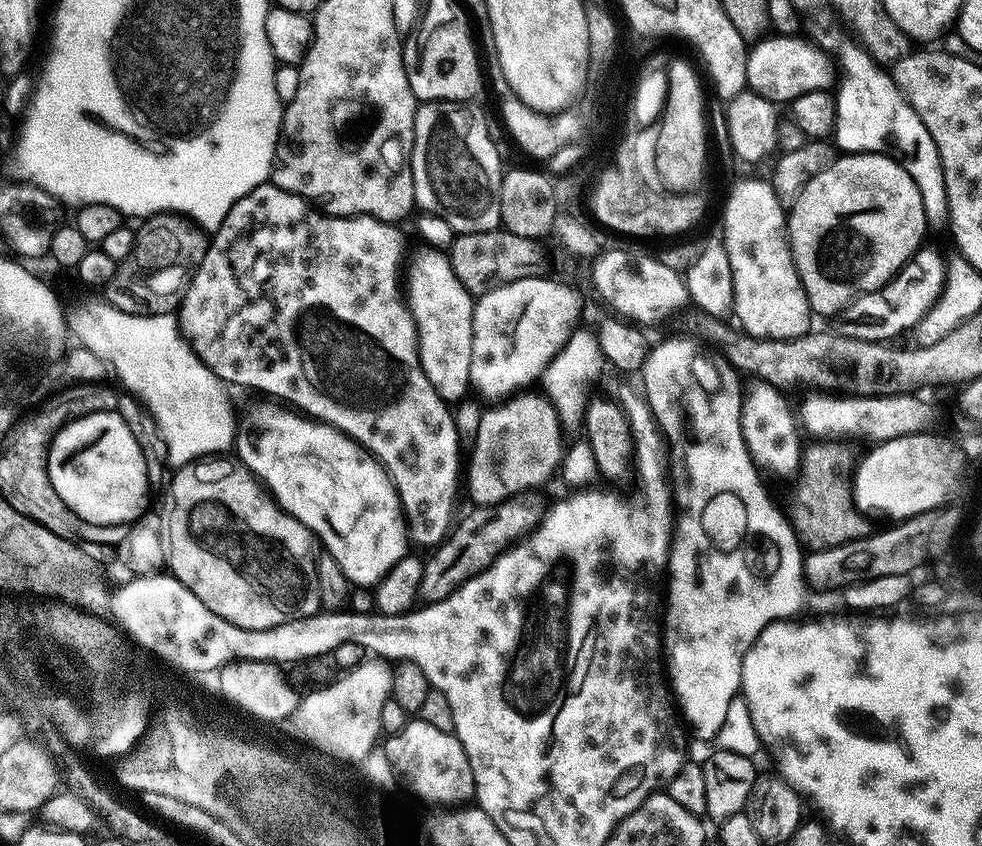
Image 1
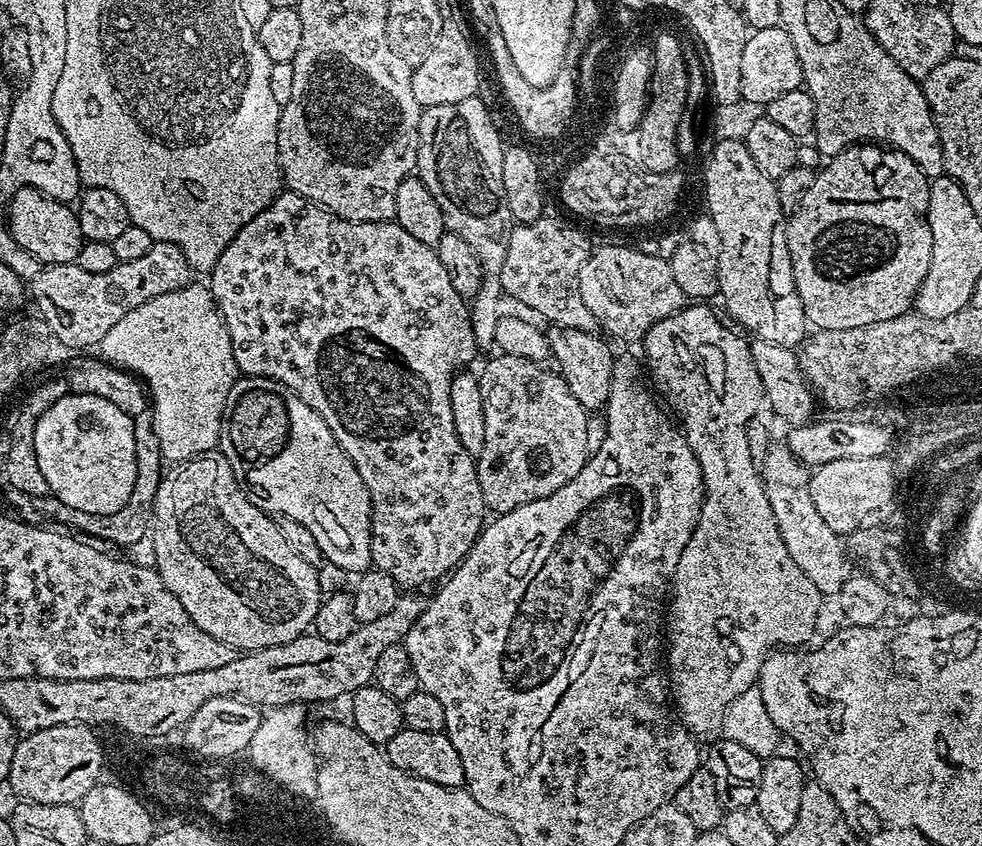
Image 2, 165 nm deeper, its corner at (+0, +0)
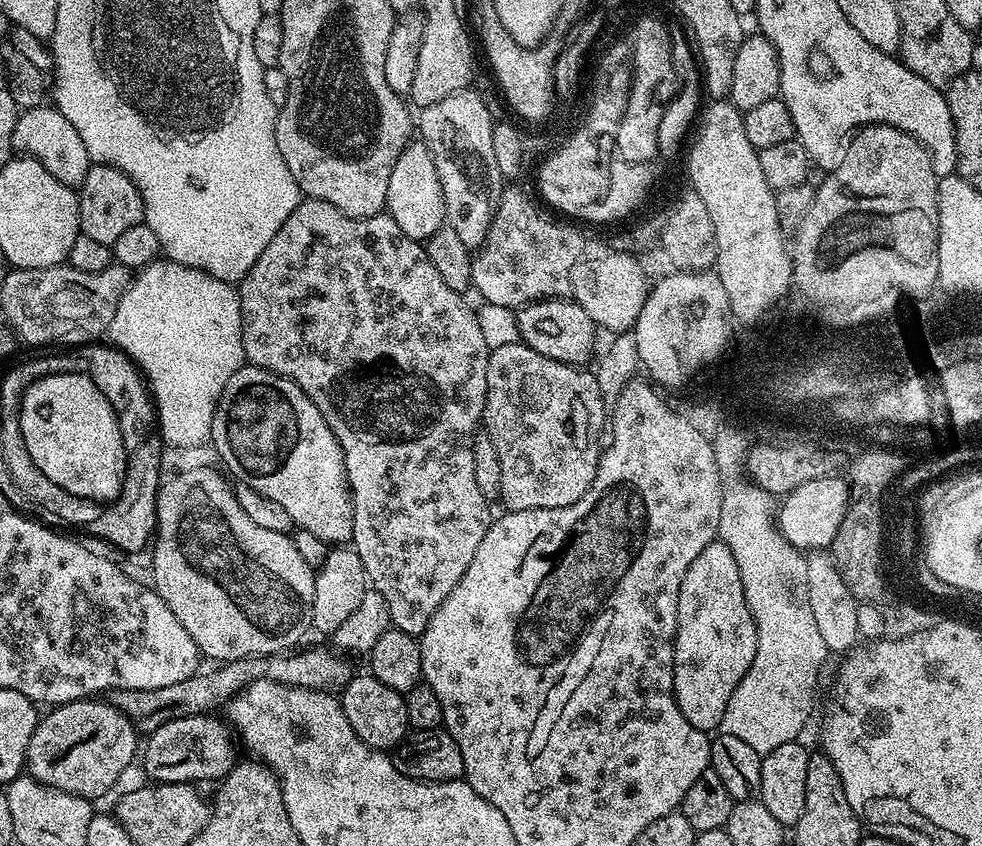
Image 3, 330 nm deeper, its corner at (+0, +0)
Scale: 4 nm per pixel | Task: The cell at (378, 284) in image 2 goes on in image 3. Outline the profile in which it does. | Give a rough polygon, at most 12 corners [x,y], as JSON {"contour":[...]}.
{"contour":[[301,199],[245,361],[344,451],[350,544],[417,638],[490,523],[490,351],[427,247]]}

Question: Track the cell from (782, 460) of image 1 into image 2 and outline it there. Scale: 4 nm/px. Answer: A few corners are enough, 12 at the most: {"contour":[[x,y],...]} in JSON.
{"contour":[[785,443],[760,464],[783,545],[821,595],[850,575],[811,469]]}

